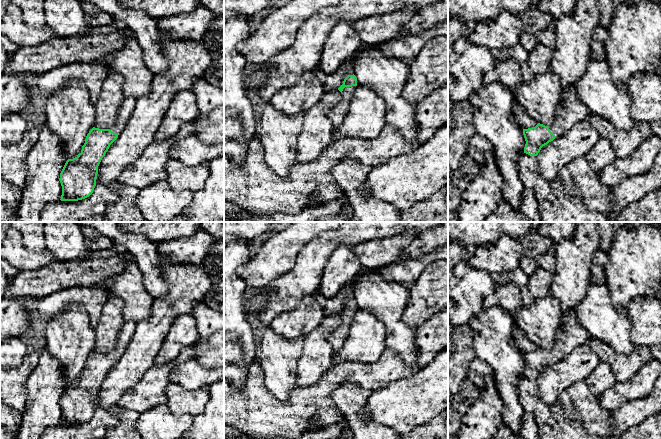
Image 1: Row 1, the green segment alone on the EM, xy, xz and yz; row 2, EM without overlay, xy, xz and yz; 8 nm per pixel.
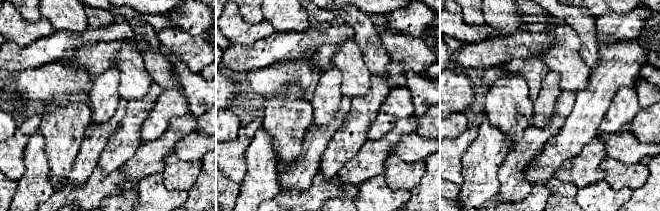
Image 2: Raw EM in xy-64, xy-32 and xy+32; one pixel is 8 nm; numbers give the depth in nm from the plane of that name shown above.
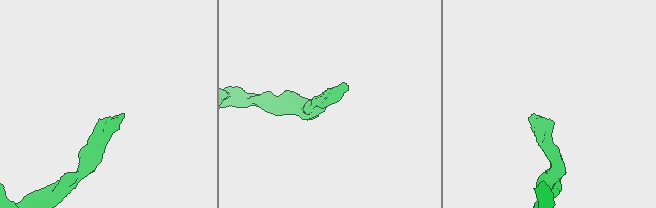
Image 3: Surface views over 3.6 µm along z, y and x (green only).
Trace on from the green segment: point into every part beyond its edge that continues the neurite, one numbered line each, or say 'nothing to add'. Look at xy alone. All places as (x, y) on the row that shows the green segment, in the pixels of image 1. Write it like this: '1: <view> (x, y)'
1: xy (126, 109)

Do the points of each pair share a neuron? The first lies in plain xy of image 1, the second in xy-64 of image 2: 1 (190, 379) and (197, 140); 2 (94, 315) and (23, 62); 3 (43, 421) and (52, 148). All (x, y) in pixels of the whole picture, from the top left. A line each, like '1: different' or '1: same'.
1: same
2: different
3: different

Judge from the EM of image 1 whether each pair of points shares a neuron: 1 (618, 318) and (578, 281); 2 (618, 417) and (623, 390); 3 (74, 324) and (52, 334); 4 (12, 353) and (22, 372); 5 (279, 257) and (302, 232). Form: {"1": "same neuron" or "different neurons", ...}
{"1": "different neurons", "2": "different neurons", "3": "same neuron", "4": "different neurons", "5": "same neuron"}

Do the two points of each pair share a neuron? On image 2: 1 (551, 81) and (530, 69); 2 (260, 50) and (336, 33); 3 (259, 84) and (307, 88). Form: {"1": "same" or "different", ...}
{"1": "different", "2": "same", "3": "same"}

